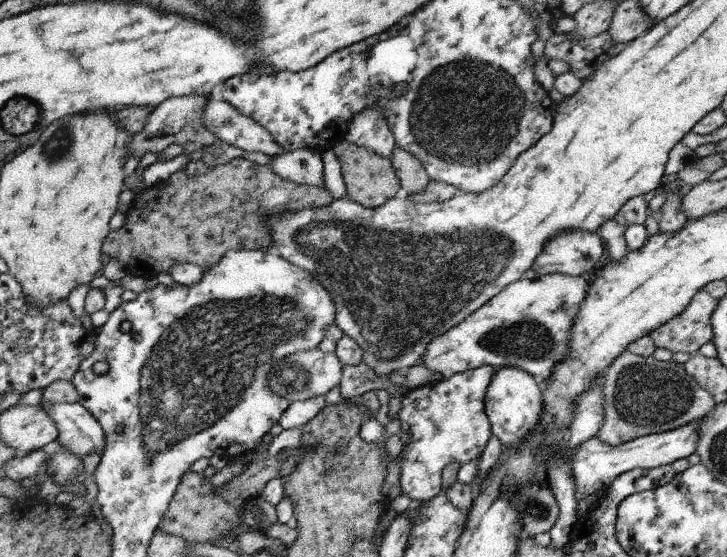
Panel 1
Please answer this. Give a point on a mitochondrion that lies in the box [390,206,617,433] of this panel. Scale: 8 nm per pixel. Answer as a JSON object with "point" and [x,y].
{"point":[525,337]}

